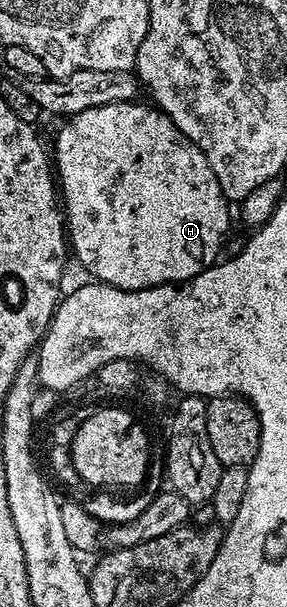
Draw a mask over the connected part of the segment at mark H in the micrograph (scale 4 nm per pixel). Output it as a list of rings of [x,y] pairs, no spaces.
[[[142,101],[133,103],[113,103],[100,105],[96,109],[84,109],[84,113],[69,116],[68,121],[58,131],[58,155],[56,151],[56,175],[60,180],[60,199],[64,204],[64,218],[68,228],[68,243],[72,255],[82,262],[87,276],[99,283],[107,283],[125,291],[139,291],[145,287],[159,287],[165,283],[184,283],[195,279],[204,269],[215,266],[219,262],[218,254],[222,251],[222,242],[230,231],[230,211],[228,201],[222,196],[220,181],[216,181],[216,173],[212,173],[212,165],[208,165],[208,157],[174,122],[159,111],[157,106],[145,107]]]

